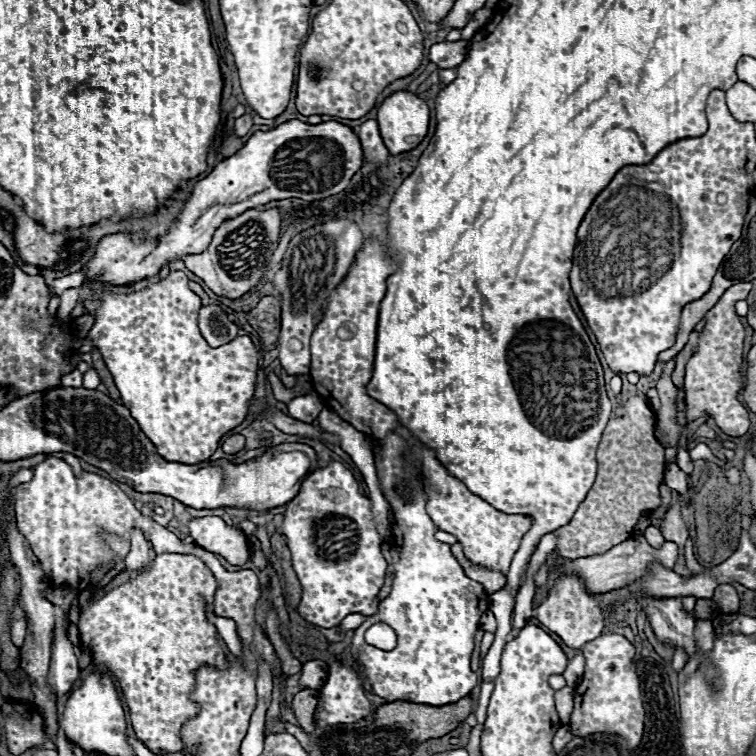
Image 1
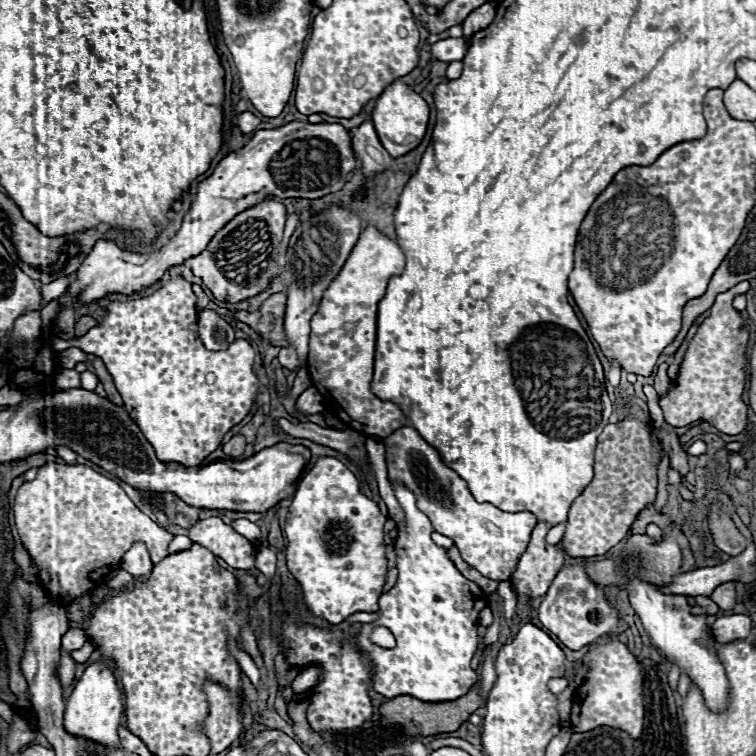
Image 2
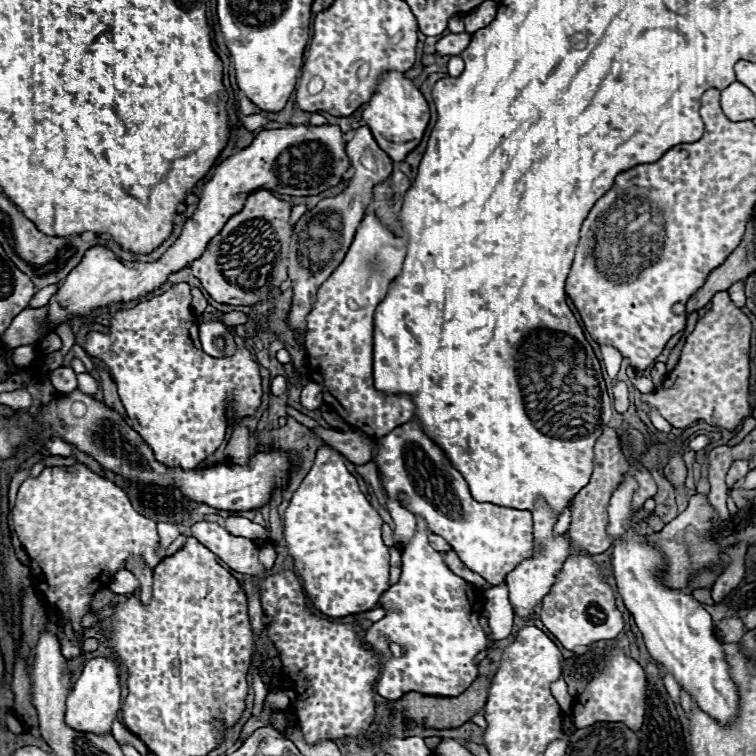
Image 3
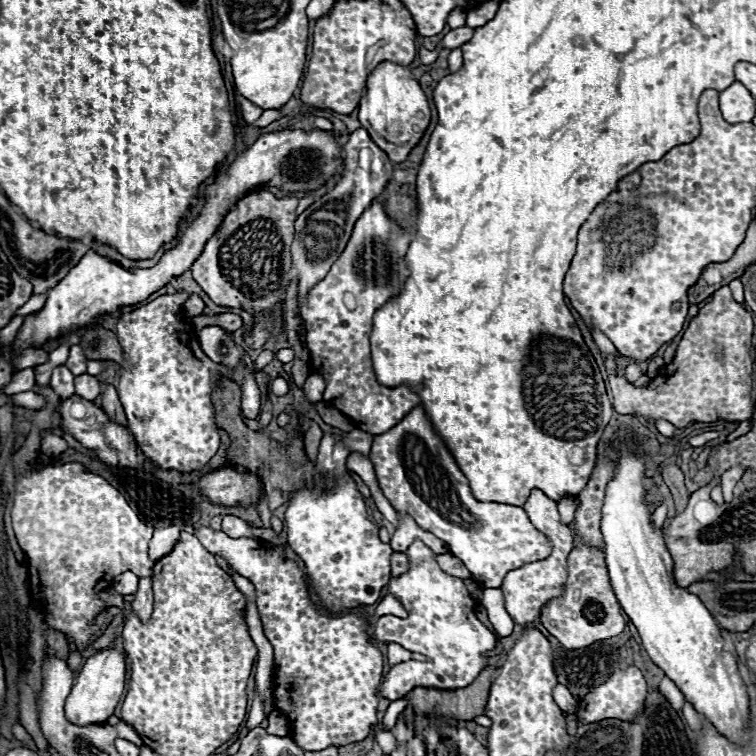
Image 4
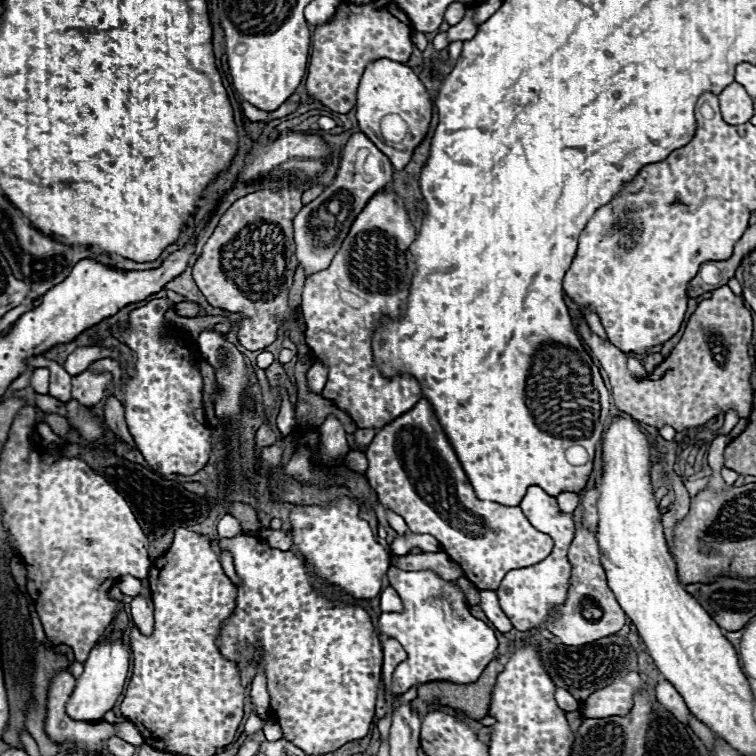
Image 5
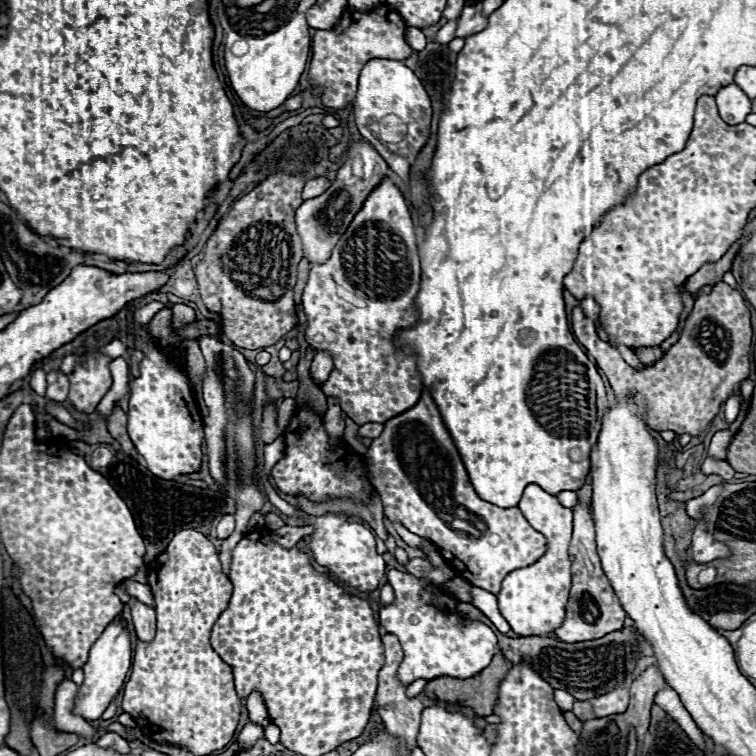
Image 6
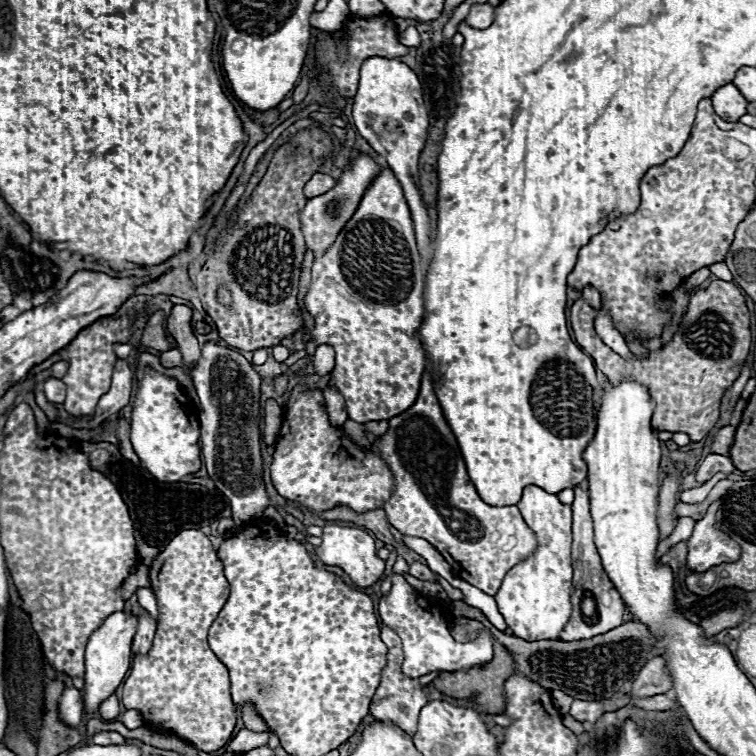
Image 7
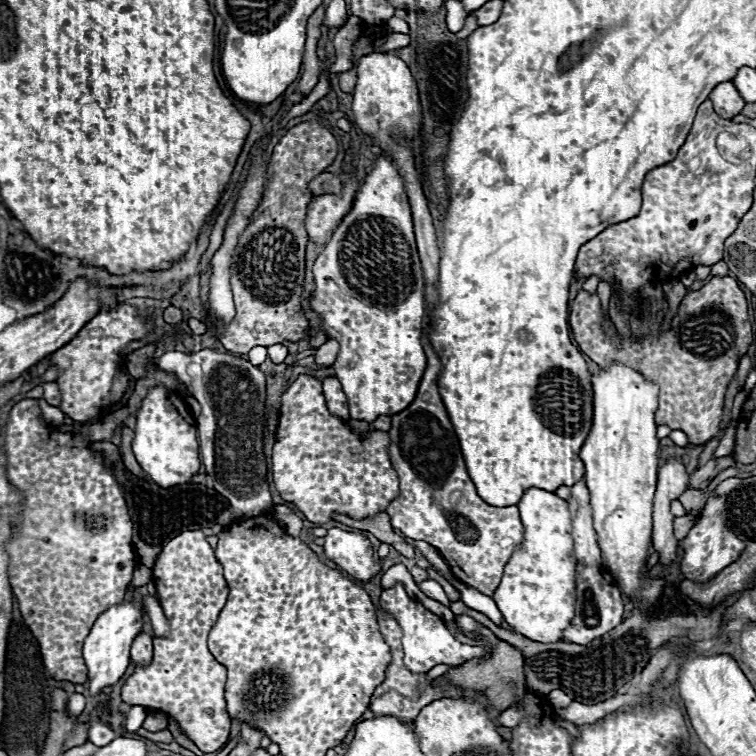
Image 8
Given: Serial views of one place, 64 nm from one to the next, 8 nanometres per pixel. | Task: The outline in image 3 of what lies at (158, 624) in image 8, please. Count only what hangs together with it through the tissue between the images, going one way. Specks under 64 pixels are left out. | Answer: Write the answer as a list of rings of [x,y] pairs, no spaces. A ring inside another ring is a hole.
[[[128,570],[116,572],[112,578],[112,584],[110,584],[110,590],[116,594],[132,594],[138,590],[138,578]]]

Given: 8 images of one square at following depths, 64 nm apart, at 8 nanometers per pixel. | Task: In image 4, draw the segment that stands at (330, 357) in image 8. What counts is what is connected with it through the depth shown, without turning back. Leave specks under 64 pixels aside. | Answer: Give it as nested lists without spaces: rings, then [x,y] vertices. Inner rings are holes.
[[[312,372],[306,378],[306,384],[304,384],[306,400],[308,402],[318,402],[318,400],[322,400],[322,392],[324,392],[324,378],[318,372]]]

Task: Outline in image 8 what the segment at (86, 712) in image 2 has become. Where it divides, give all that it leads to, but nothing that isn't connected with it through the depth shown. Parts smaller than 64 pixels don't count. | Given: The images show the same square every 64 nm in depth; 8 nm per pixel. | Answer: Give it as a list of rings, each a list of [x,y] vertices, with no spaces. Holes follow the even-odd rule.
[[[122,600],[116,606],[110,606],[106,612],[102,612],[86,642],[84,642],[84,660],[88,666],[88,690],[90,694],[98,694],[102,692],[102,688],[106,686],[114,686],[126,672],[128,664],[130,664],[130,646],[134,642],[134,638],[142,632],[146,620],[144,620],[144,606],[138,600]]]

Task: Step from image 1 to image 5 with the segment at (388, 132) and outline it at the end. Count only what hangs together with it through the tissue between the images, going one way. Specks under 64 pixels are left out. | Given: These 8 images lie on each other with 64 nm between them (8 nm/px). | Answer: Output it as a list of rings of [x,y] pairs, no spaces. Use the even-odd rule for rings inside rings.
[[[380,58],[380,60],[370,62],[362,74],[362,80],[358,86],[358,96],[356,96],[356,118],[358,118],[360,132],[364,132],[388,156],[394,170],[400,172],[412,160],[416,146],[420,146],[420,142],[428,134],[430,118],[432,118],[432,100],[430,100],[430,94],[426,92],[426,88],[422,86],[422,82],[418,80],[418,76],[412,72],[412,68],[408,68],[402,62]],[[388,114],[398,114],[408,124],[408,134],[406,134],[404,142],[398,144],[398,148],[388,146],[378,136],[380,120]]]

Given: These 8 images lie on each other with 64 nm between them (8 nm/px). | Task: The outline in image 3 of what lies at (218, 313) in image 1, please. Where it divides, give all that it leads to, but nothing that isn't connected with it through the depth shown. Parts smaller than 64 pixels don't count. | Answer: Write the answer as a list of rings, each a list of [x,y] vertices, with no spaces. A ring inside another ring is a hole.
[[[220,322],[200,324],[200,342],[204,352],[214,358],[230,358],[236,352],[232,330]]]

